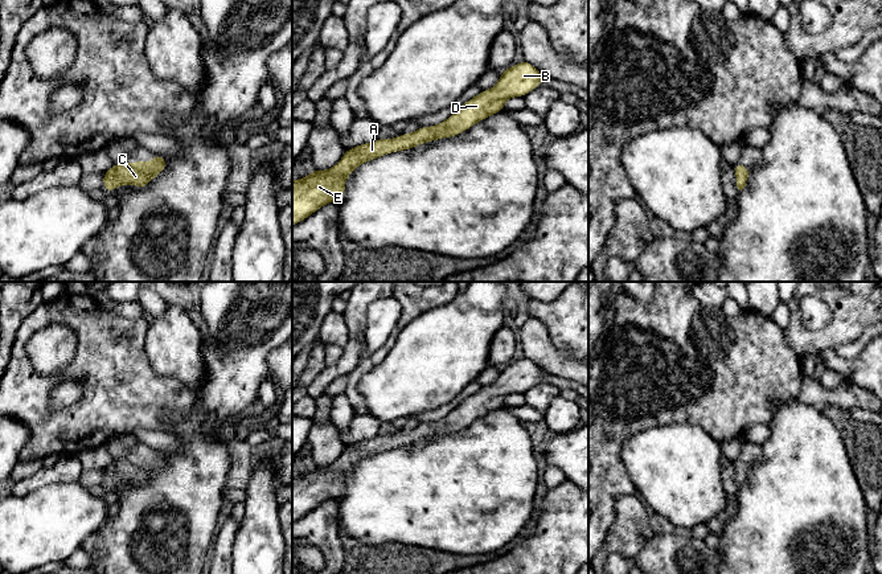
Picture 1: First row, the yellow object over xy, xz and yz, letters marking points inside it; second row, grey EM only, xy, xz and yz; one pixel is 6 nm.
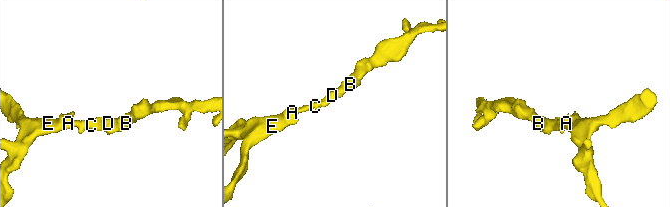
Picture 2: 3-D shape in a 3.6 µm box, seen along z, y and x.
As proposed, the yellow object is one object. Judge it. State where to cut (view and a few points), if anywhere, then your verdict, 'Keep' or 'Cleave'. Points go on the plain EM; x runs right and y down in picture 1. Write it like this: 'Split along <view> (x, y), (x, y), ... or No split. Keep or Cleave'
No split. Keep

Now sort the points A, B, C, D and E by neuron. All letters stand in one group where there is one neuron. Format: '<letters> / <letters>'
A B C D E

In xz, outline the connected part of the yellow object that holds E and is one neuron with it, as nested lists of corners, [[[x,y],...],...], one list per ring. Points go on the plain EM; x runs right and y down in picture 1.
[[[528,357],[501,368],[499,378],[460,402],[448,415],[419,423],[415,429],[393,435],[377,435],[372,439],[349,444],[341,456],[325,467],[313,466],[307,473],[292,477],[292,522],[317,508],[323,501],[344,493],[346,473],[370,456],[390,448],[415,444],[419,440],[443,434],[454,434],[485,414],[504,406],[504,399],[513,393],[525,393],[541,382],[545,372]]]

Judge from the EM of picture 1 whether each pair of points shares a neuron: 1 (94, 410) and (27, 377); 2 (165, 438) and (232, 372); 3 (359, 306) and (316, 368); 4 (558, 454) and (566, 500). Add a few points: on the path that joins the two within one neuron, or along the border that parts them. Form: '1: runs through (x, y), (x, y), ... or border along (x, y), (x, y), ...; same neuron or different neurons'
1: runs through (73, 418), (50, 418), (31, 398); same neuron
2: border along (167, 430), (176, 434), (180, 443), (165, 454); different neurons
3: border along (327, 365), (307, 386); different neurons
4: border along (566, 478), (574, 484); different neurons

